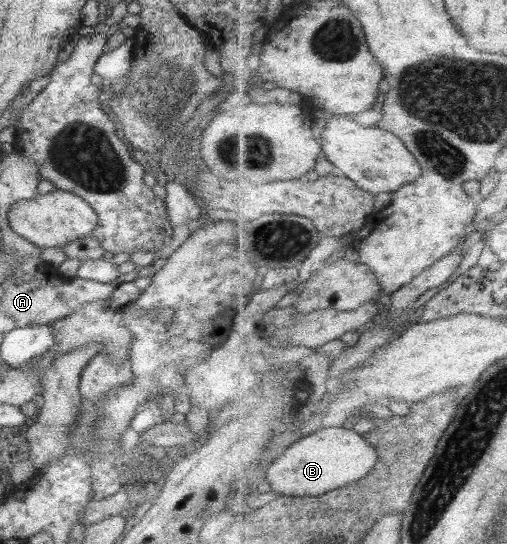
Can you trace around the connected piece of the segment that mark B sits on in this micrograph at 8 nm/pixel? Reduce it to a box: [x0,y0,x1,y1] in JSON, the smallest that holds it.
[268,428,379,497]

